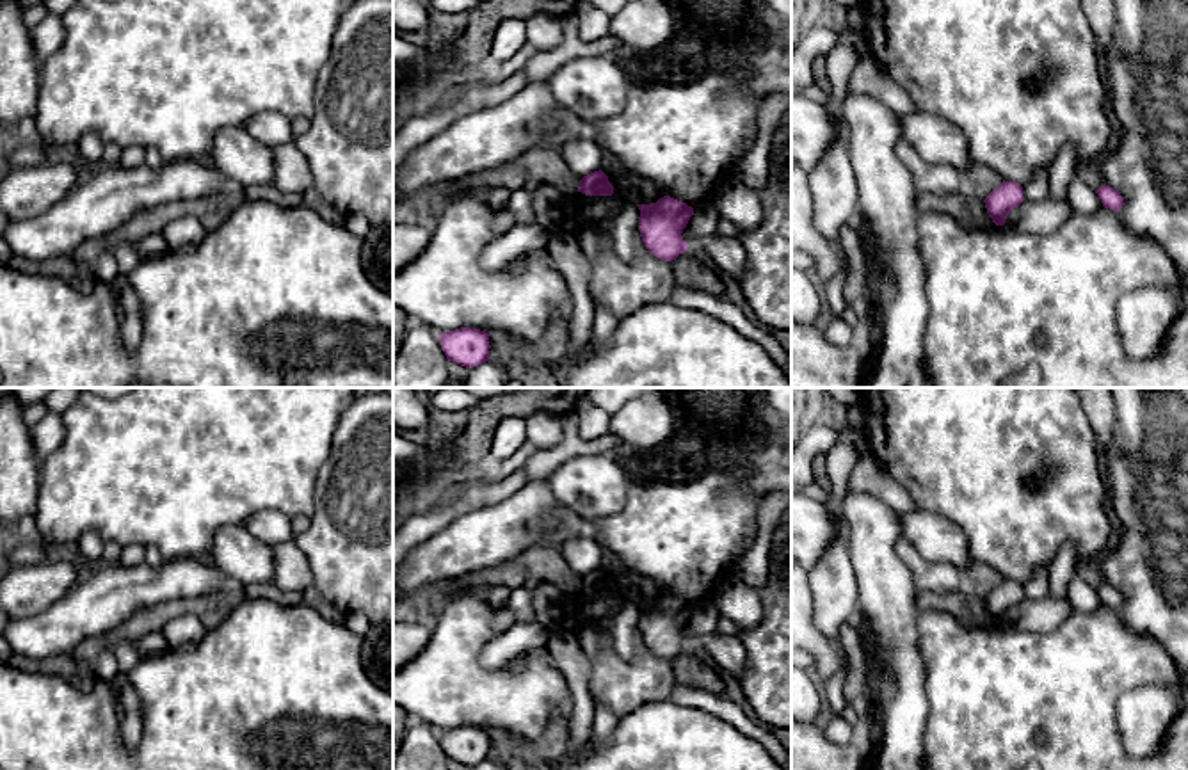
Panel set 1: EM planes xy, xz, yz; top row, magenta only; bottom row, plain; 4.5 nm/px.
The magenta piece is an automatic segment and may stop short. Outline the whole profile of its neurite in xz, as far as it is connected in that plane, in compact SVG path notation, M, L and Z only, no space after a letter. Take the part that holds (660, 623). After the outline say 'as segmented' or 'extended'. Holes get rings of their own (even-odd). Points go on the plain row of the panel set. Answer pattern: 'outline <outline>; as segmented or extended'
outline M670 594L660 596L651 603L637 603L640 608L638 630L646 647L660 658L672 660L688 642L681 631L686 626L694 606Z; as segmented

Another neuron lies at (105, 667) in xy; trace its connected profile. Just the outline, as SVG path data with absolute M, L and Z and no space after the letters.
M112 649L101 651L98 654L98 662L92 669L94 669L98 679L114 683L117 678L117 662L114 658L114 651Z

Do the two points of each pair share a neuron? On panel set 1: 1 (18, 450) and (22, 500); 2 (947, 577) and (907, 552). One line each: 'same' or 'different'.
1: same
2: same

